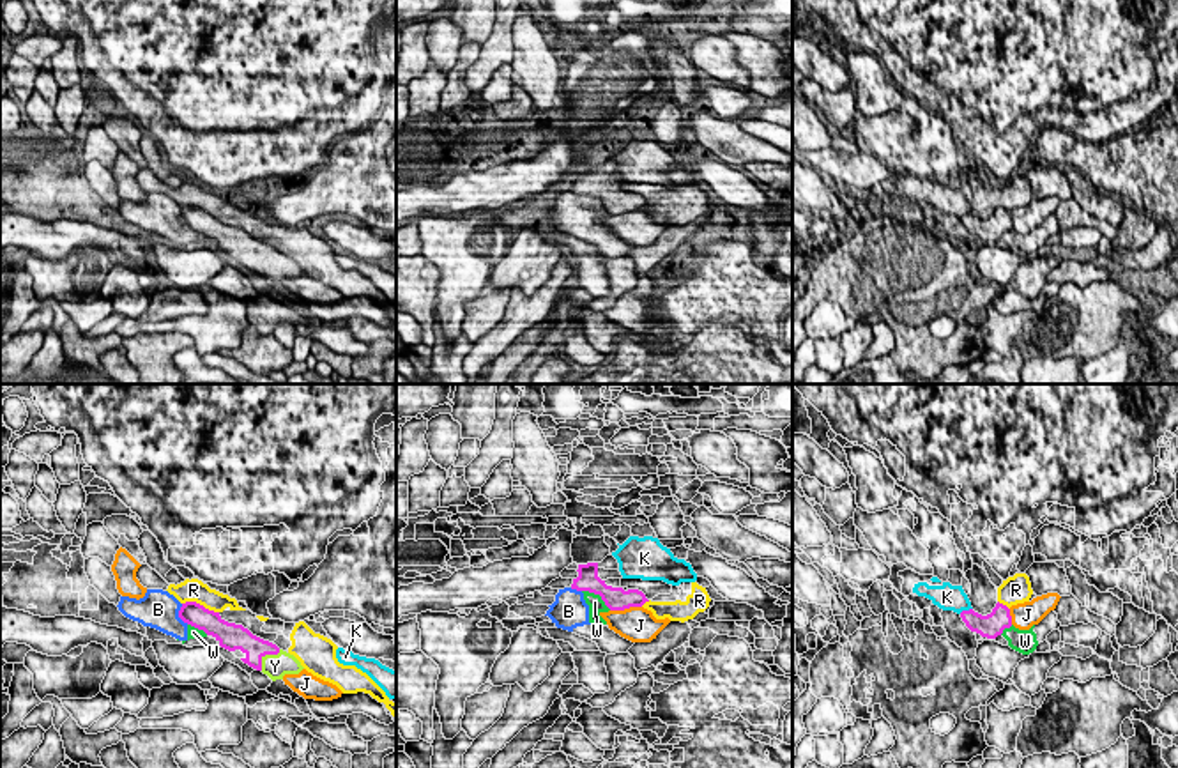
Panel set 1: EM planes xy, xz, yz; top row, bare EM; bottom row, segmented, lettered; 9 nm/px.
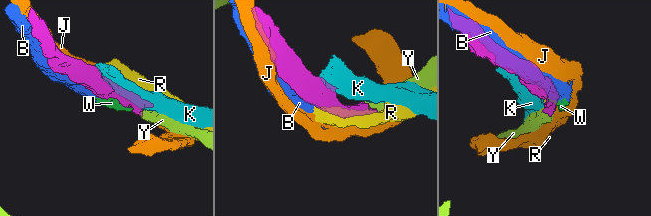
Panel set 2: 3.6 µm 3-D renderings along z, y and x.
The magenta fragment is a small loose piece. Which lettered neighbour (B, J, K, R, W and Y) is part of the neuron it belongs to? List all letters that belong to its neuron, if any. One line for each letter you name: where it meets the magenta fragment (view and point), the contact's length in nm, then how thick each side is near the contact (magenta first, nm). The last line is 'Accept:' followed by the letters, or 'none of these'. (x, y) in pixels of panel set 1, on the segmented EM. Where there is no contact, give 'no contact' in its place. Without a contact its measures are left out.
Y: meets magenta in xy at (266, 653); contact 260 nm long; 200 nm thick on the magenta side, 220 nm on the other
Accept: Y

